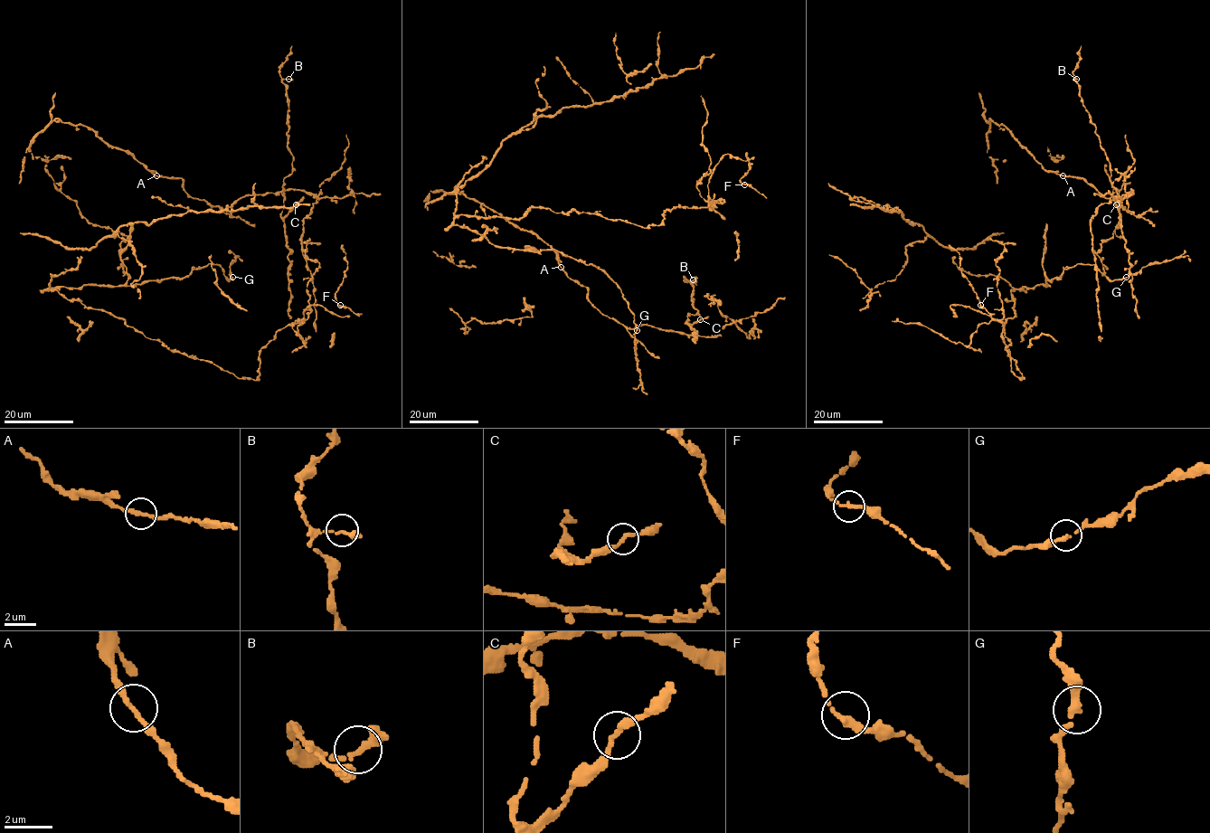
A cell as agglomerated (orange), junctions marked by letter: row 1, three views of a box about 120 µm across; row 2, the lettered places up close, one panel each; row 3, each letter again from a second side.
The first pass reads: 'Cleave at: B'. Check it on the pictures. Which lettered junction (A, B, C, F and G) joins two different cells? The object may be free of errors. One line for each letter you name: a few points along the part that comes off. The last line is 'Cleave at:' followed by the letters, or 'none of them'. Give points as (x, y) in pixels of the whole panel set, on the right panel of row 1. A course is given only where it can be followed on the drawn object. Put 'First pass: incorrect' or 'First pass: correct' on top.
First pass: incorrect
Cleave at: none of them

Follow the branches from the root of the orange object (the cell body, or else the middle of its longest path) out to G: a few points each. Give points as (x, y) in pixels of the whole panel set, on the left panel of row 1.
G: (61, 287), (133, 286), (149, 280), (184, 278), (193, 269), (210, 263), (218, 265), (230, 280), (232, 277)

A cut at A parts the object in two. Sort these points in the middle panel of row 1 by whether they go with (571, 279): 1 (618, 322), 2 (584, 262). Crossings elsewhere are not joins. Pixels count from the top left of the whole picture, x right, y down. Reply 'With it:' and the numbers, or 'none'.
With it: 1

